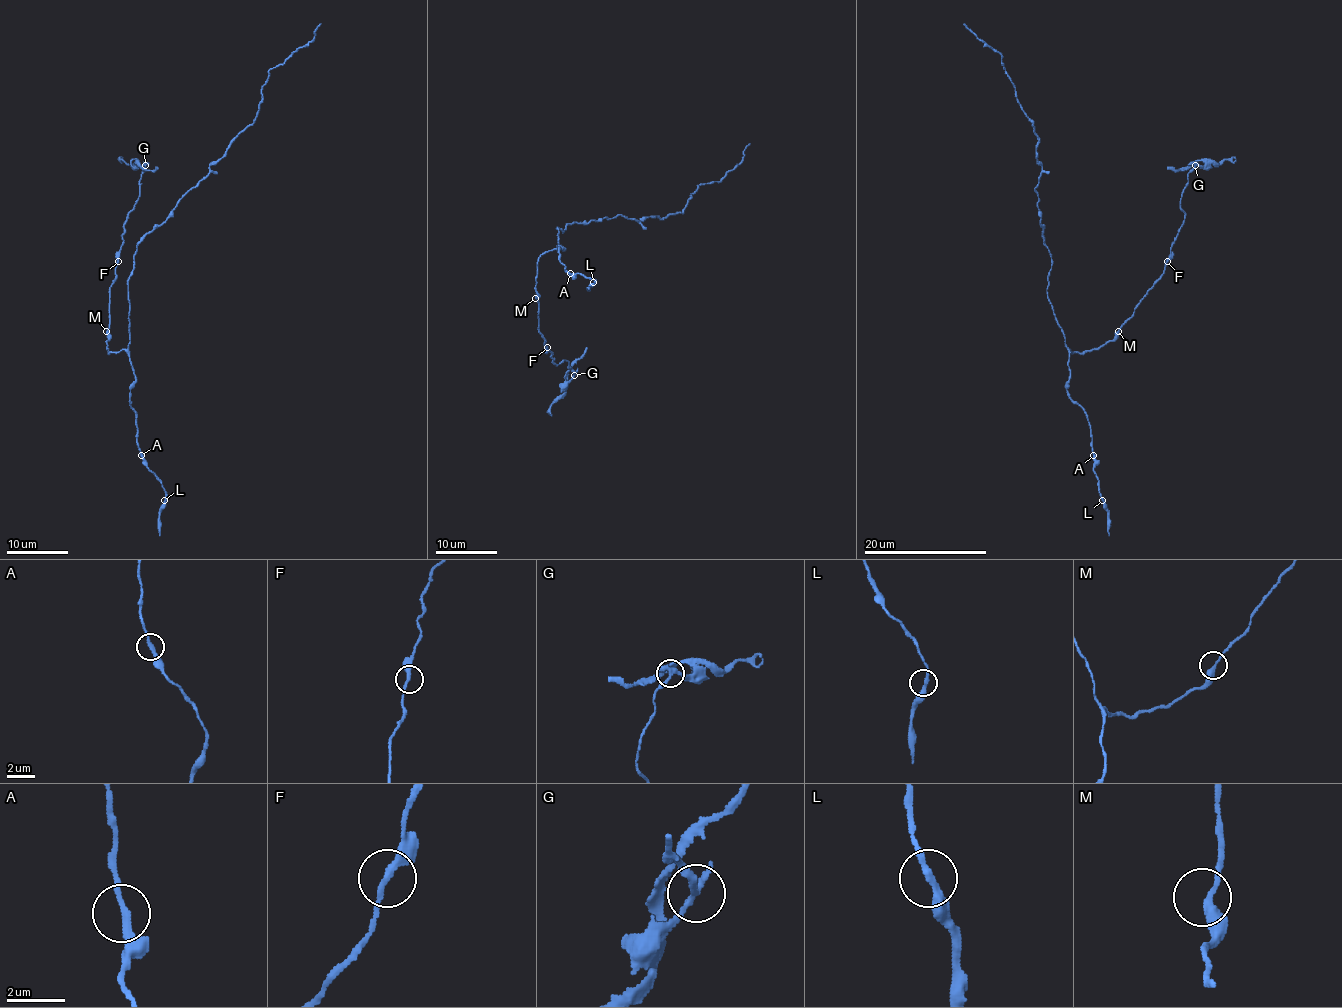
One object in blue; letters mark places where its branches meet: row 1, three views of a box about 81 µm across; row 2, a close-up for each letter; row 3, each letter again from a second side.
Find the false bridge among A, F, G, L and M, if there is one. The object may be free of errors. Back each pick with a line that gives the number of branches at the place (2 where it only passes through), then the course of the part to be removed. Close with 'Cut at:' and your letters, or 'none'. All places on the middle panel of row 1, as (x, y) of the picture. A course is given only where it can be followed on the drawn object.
G: branches 2; course (575, 374), (567, 385), (567, 370), (585, 347)
Cut at: G

